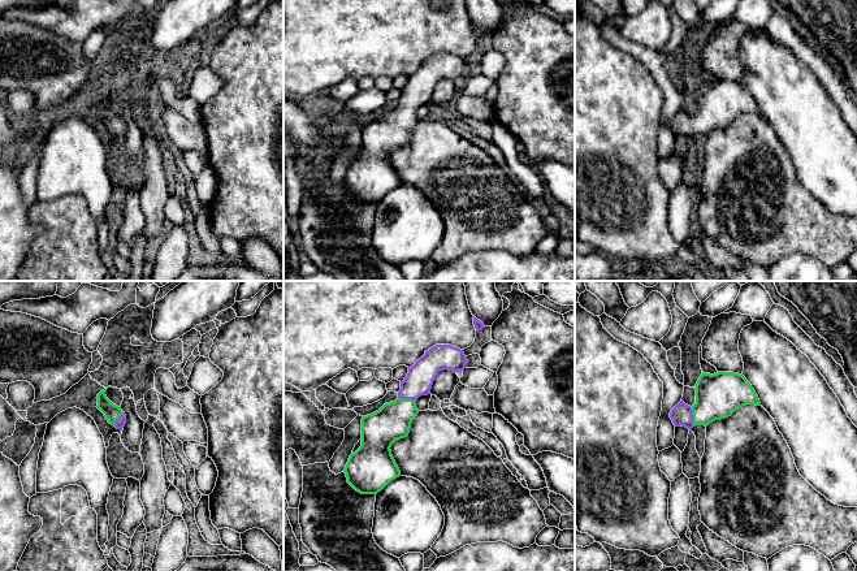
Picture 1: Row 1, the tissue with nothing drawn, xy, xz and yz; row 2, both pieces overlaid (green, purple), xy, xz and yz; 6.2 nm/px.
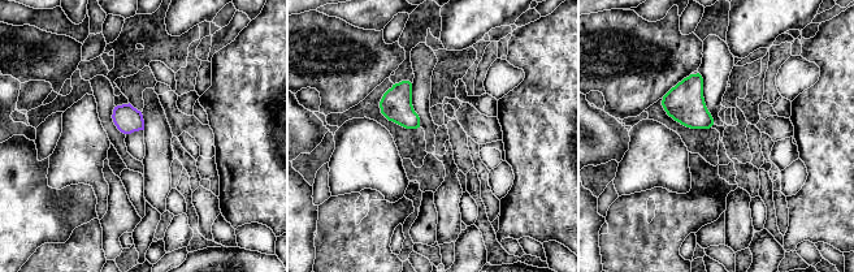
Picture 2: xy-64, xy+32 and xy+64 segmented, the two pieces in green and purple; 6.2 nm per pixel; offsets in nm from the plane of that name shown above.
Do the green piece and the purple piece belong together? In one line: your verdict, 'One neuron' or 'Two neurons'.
One neuron

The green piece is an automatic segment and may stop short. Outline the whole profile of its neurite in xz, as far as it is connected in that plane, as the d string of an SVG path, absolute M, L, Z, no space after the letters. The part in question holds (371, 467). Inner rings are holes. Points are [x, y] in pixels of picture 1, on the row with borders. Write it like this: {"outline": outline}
{"outline": "M436 345L408 368L398 398L362 419L362 446L350 455L343 470L347 483L362 494L377 494L401 476L391 445L408 436L417 416L416 401L430 394L440 371L464 371L467 356L451 345Z"}

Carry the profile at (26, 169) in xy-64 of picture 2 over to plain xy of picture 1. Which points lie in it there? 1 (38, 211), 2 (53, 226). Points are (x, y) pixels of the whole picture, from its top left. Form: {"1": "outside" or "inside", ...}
{"1": "outside", "2": "outside"}

